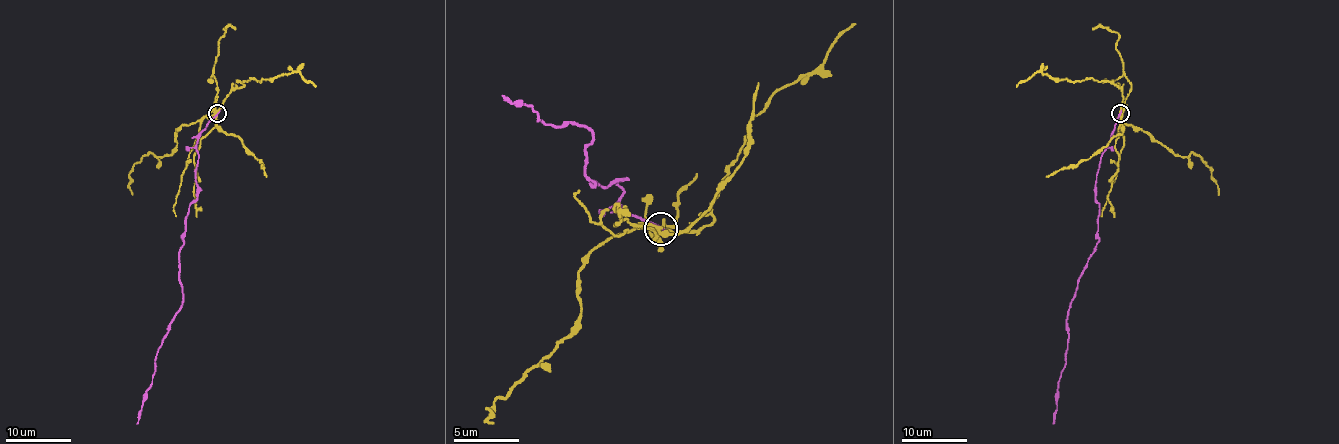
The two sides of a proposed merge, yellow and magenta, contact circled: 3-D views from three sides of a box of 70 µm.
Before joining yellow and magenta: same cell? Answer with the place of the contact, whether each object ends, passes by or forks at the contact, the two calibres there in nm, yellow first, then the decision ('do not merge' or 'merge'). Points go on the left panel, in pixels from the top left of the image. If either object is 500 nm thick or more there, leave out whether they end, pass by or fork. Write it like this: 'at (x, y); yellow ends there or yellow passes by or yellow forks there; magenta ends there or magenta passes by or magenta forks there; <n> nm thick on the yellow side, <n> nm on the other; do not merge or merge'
at (217, 113); yellow forks there; magenta ends there; 240 nm thick on the yellow side, 200 nm on the other; do not merge

